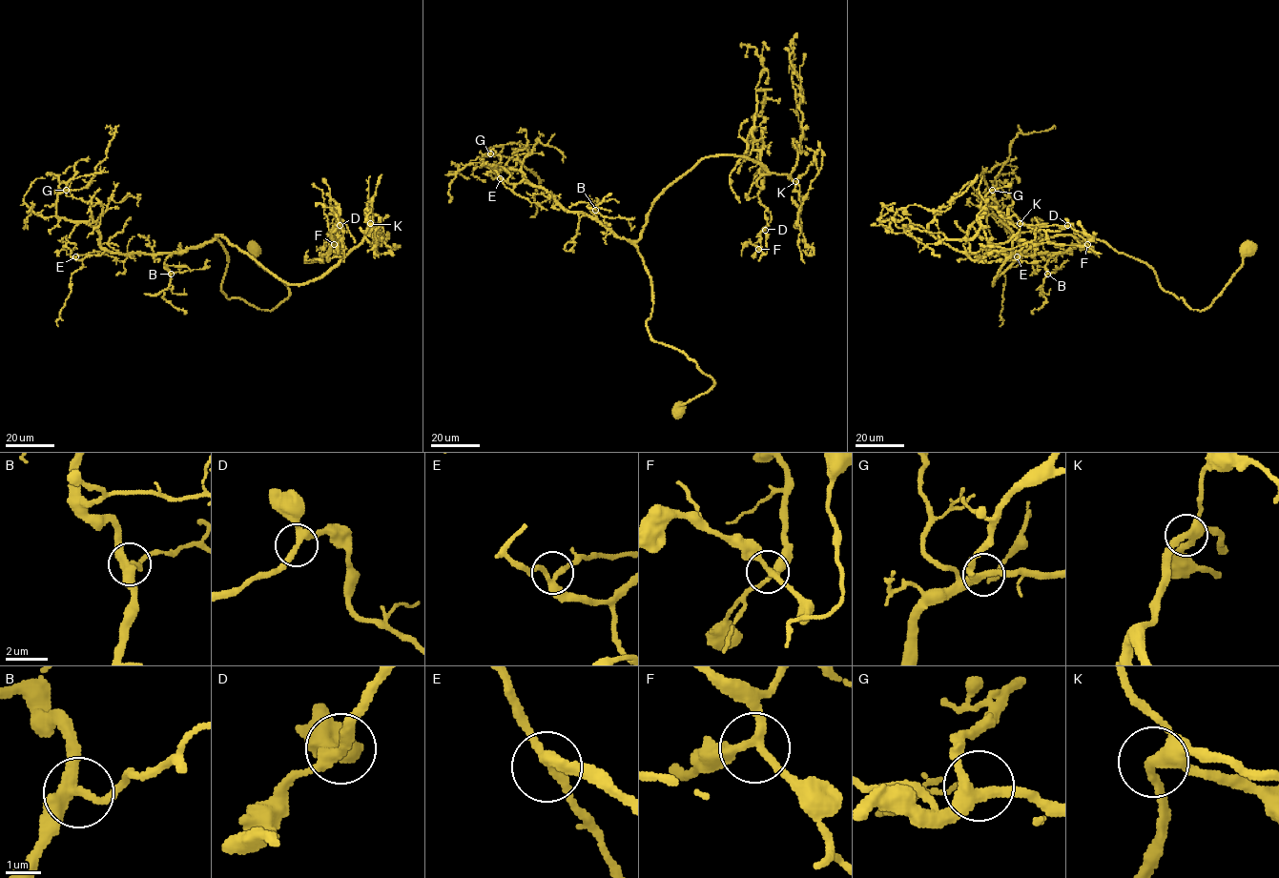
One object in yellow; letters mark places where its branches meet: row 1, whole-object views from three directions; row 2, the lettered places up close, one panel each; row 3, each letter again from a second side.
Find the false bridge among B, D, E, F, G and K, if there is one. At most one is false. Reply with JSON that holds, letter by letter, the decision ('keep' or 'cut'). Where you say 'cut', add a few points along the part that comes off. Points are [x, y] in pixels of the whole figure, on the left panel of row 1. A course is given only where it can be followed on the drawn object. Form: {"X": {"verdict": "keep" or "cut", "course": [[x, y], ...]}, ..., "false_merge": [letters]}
{"B": {"verdict": "keep"}, "D": {"verdict": "keep"}, "E": {"verdict": "keep"}, "F": {"verdict": "keep"}, "G": {"verdict": "keep"}, "K": {"verdict": "keep"}, "false_merge": []}

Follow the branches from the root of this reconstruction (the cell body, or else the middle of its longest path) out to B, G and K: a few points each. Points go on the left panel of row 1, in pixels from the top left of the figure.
B: (253, 250), (289, 290), (271, 310), (226, 296), (227, 255), (216, 238), (169, 255), (171, 274)
G: (253, 250), (289, 290), (271, 310), (226, 296), (216, 238), (108, 252), (56, 214), (66, 190)
K: (253, 250), (289, 290), (271, 310), (226, 296), (227, 252), (207, 241), (220, 234), (305, 284), (371, 223)

